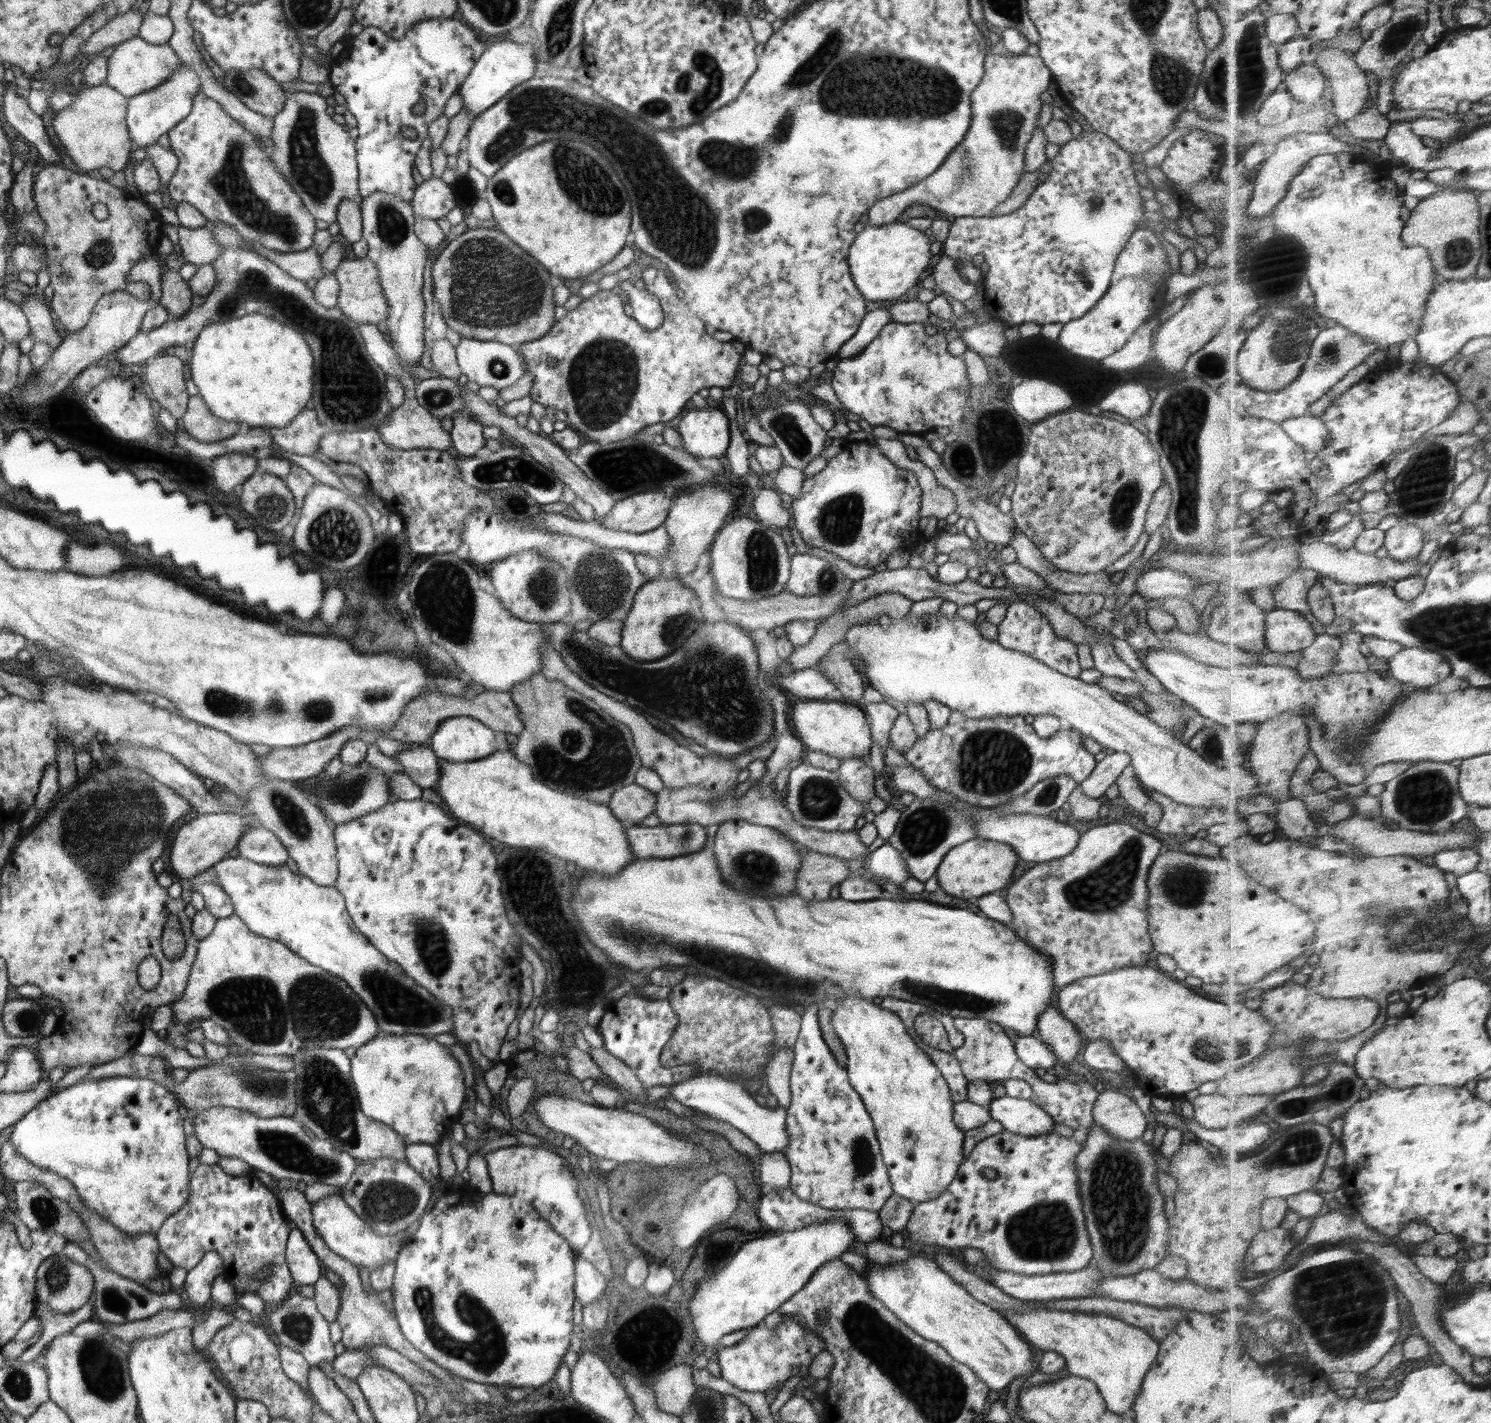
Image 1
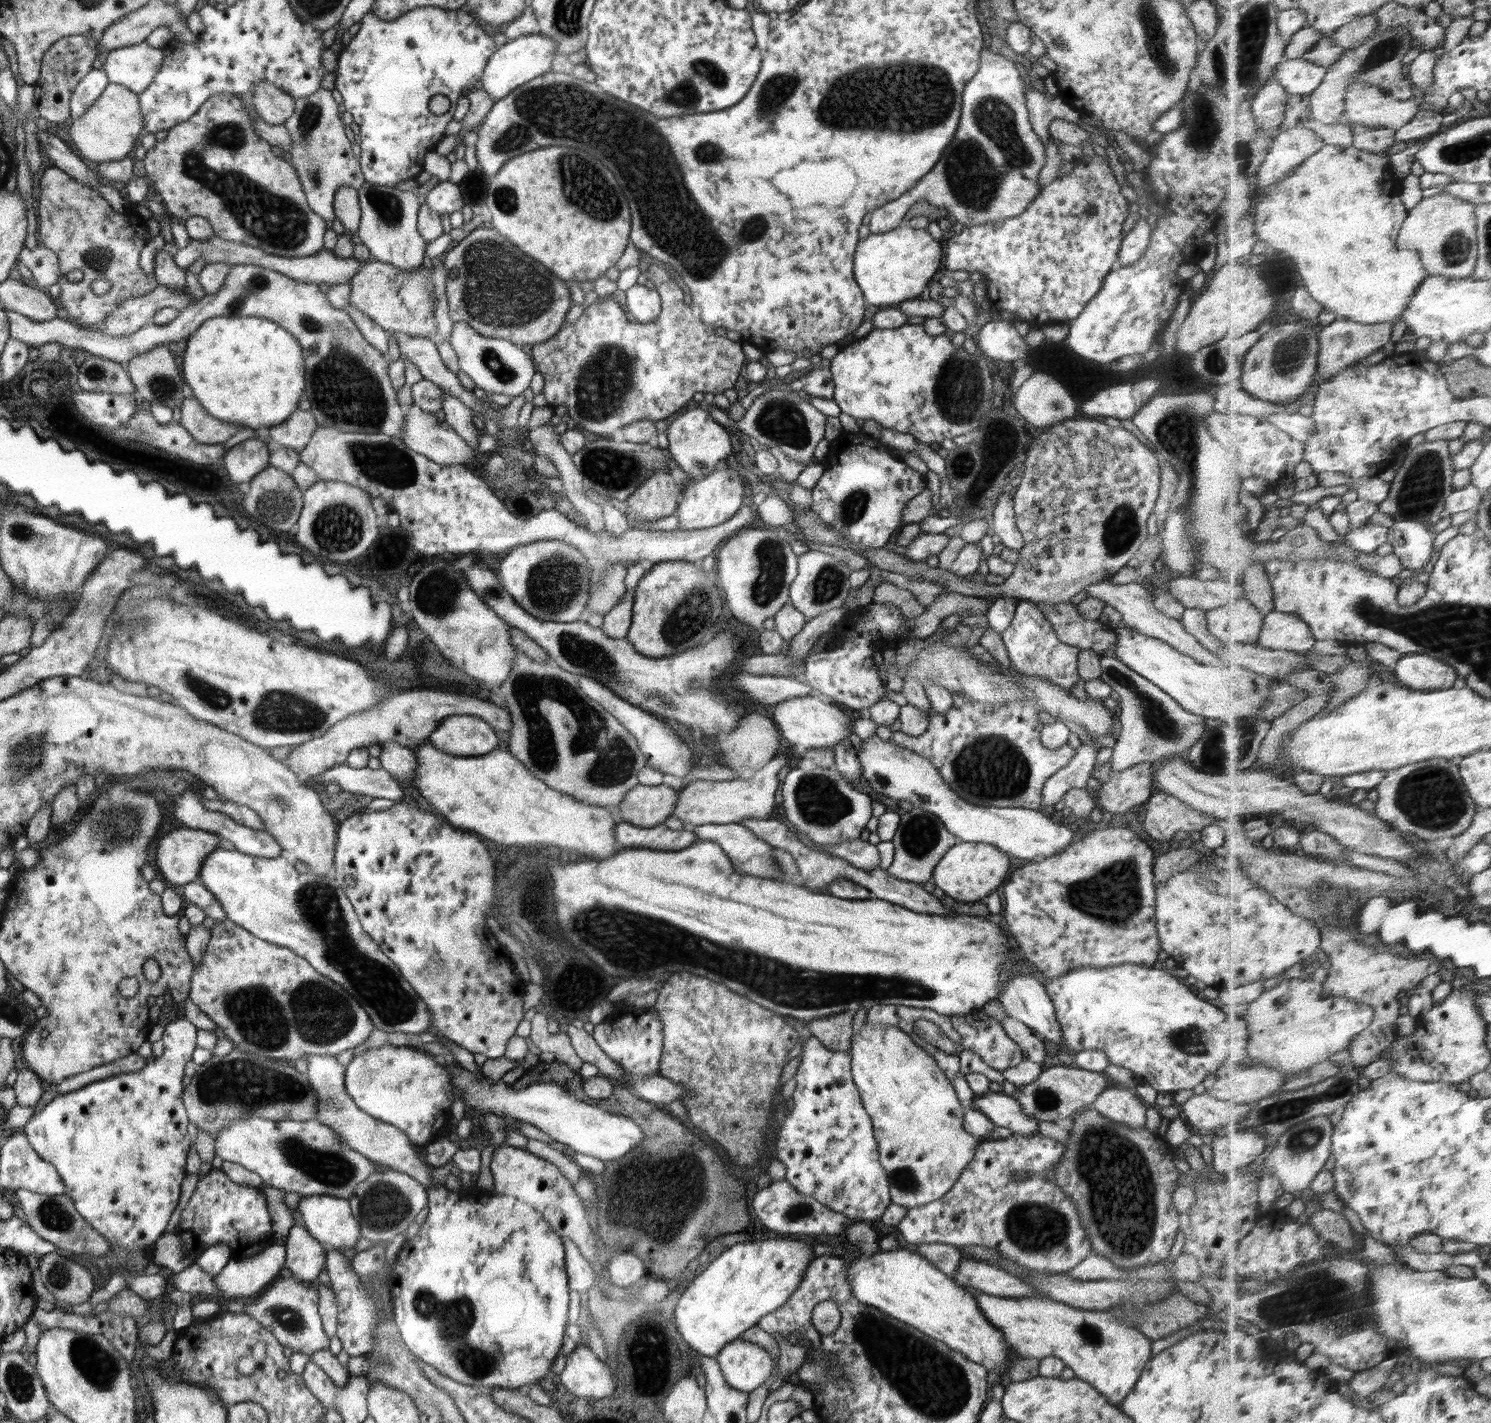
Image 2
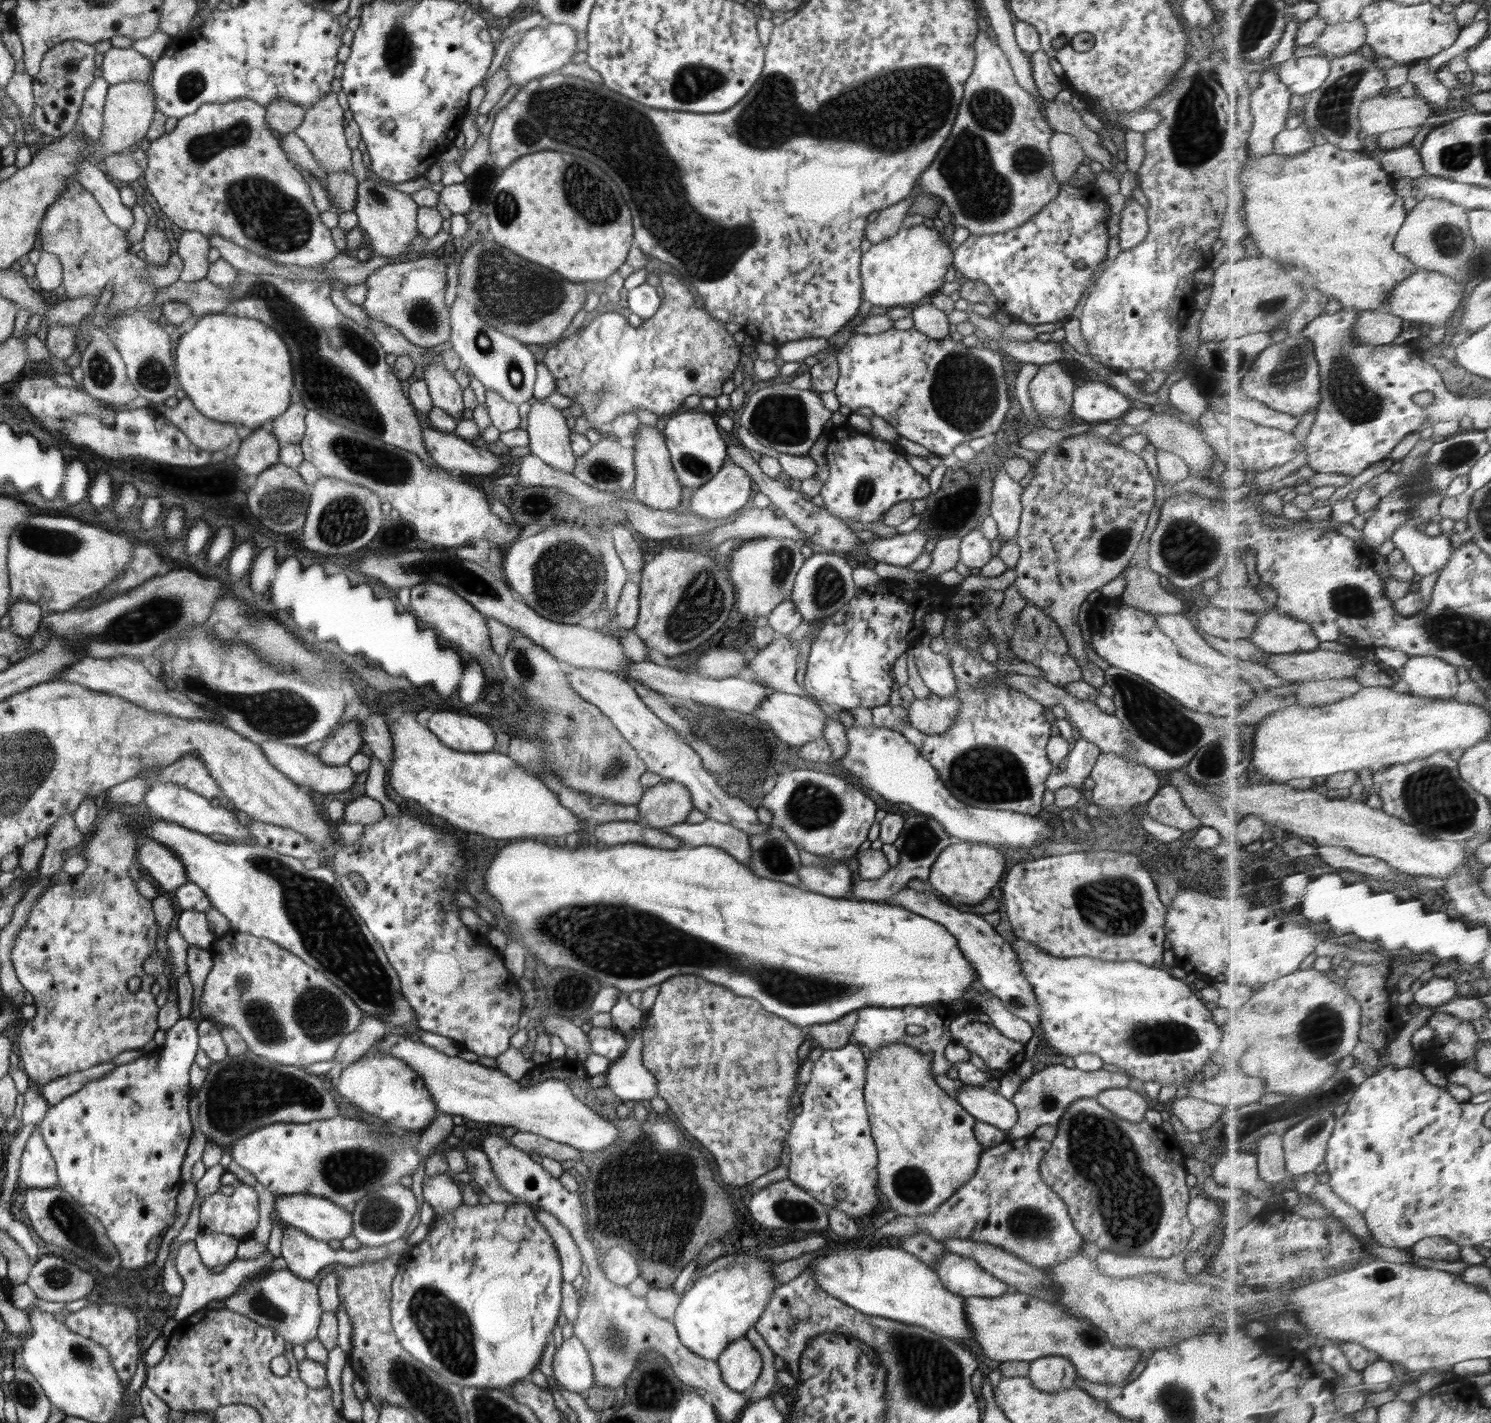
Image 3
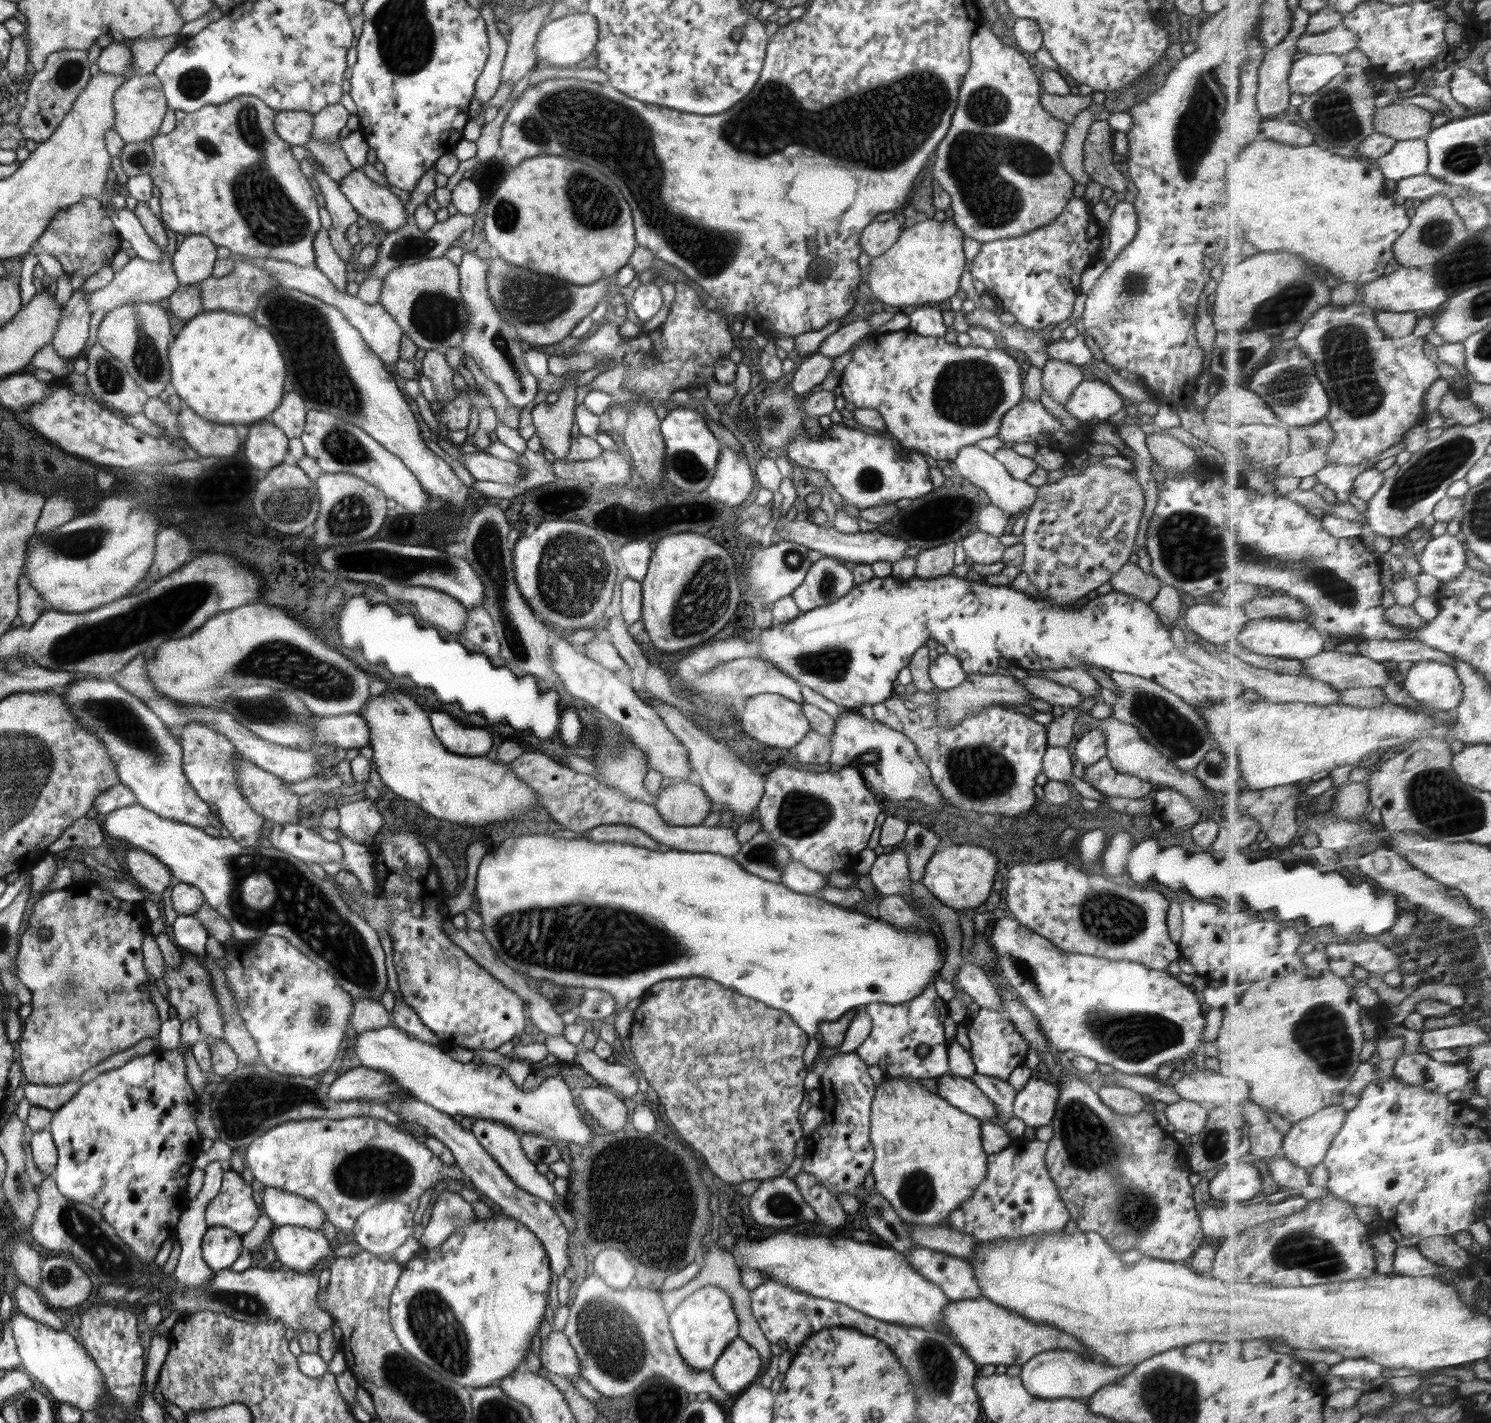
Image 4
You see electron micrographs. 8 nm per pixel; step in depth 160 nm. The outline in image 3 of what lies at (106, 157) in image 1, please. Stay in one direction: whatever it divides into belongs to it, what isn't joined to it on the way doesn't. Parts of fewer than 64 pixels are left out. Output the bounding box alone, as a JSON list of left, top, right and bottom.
[99,81,156,154]

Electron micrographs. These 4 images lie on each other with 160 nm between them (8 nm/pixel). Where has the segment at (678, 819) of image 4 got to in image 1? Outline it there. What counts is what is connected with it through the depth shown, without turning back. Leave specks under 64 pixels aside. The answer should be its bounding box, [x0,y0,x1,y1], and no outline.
[606,783,656,825]

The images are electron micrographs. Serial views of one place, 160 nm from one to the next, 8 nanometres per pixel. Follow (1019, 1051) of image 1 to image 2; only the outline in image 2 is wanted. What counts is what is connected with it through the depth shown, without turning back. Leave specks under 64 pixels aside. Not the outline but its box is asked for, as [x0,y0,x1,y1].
[1001,1017,1047,1065]

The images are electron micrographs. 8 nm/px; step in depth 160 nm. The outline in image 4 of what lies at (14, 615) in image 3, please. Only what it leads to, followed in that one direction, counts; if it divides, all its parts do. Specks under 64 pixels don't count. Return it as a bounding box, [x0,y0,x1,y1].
[17,572,48,629]

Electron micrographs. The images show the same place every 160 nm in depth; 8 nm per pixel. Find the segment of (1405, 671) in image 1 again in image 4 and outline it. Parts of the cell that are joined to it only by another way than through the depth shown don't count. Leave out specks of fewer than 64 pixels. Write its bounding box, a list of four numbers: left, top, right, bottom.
[1401,661,1465,711]

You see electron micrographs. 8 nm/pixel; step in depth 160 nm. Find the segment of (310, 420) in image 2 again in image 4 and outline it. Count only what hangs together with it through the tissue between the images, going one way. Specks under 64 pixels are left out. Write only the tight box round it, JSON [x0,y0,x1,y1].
[272,390,307,438]

